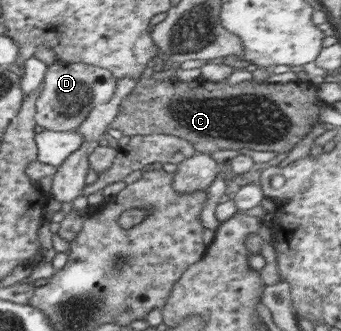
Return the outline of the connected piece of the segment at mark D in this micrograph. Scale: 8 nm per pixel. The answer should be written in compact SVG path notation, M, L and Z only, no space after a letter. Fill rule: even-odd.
M54 62L51 66L47 66L43 91L35 103L35 120L44 129L68 130L64 127L64 115L68 116L68 123L72 123L72 119L80 117L82 113L88 115L88 111L81 109L90 109L92 103L108 101L108 97L116 90L116 84L117 79L107 69L80 62Z

